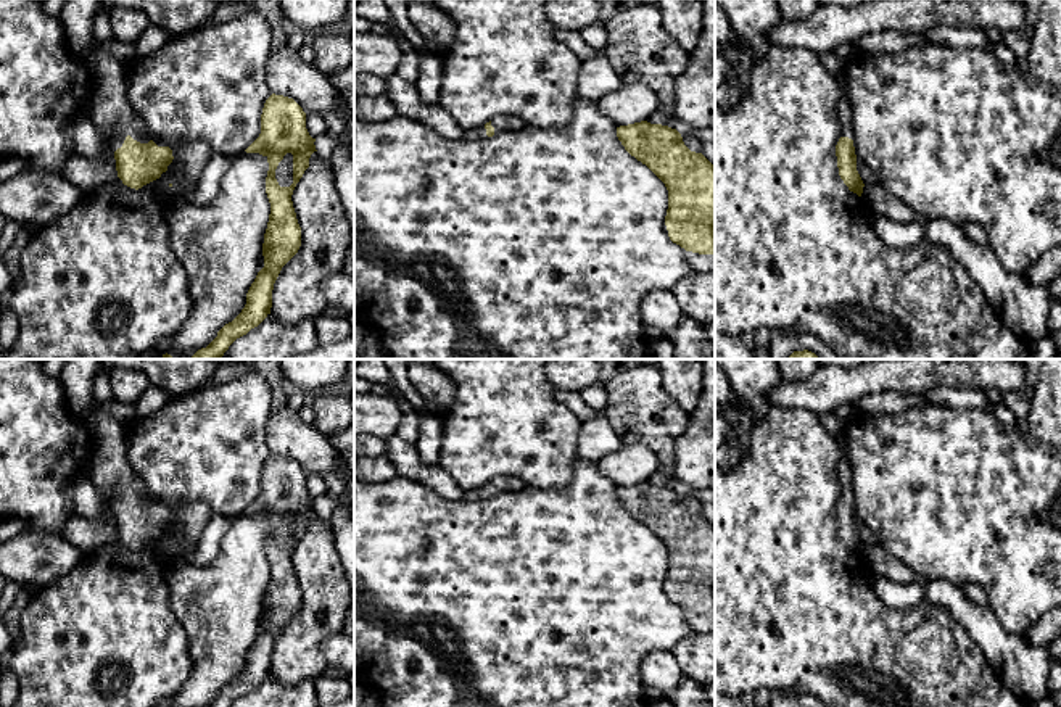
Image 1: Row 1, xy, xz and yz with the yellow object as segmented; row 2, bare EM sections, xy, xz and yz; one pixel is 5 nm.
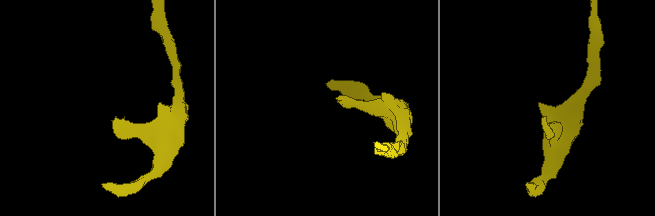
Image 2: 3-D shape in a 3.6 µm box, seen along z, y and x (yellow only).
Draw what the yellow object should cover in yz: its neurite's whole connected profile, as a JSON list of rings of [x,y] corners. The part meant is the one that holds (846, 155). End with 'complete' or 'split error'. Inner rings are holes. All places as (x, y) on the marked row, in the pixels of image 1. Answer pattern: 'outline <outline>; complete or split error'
outline [[[840,81],[842,93],[839,100],[839,121],[840,121],[840,139],[836,145],[839,176],[850,192],[861,196],[863,180],[857,171],[857,155],[855,155],[855,132],[852,122],[852,106],[845,97],[845,82]]]; split error

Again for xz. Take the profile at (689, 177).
outline [[[647,121],[617,127],[625,150],[646,164],[668,190],[665,225],[673,243],[699,254],[715,253],[715,166],[702,155],[691,151],[676,129]]]; complete

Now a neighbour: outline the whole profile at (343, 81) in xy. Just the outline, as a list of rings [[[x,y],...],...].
[[[354,61],[348,68],[332,74],[328,79],[341,93],[354,89]]]

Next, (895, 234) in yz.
[[[869,213],[869,224],[877,237],[894,248],[914,248],[924,240],[924,227],[916,221],[902,224],[882,214]]]

